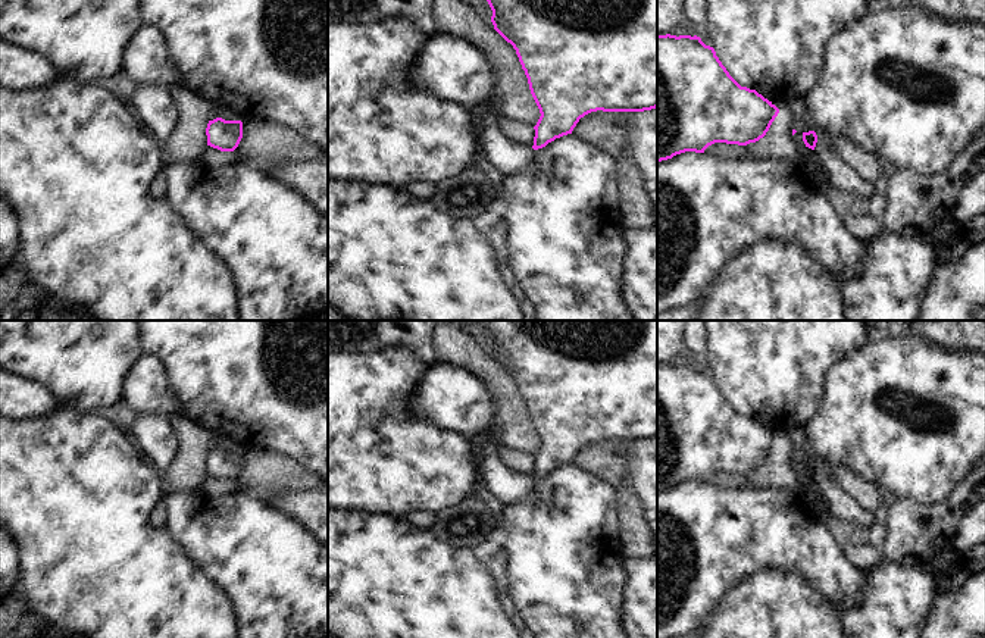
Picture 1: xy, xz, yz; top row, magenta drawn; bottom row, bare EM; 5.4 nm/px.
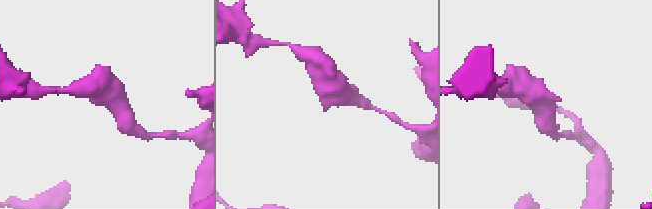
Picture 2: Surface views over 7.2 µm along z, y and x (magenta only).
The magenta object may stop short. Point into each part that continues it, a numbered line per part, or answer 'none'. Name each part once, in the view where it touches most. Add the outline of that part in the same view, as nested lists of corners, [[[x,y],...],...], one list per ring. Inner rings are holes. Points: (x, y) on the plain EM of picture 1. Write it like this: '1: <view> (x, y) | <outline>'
none

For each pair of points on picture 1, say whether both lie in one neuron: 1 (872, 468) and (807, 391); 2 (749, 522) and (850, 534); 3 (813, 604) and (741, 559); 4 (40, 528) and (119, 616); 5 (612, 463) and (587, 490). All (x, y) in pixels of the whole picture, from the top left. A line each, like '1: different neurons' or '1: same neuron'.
1: different neurons
2: different neurons
3: different neurons
4: same neuron
5: different neurons

